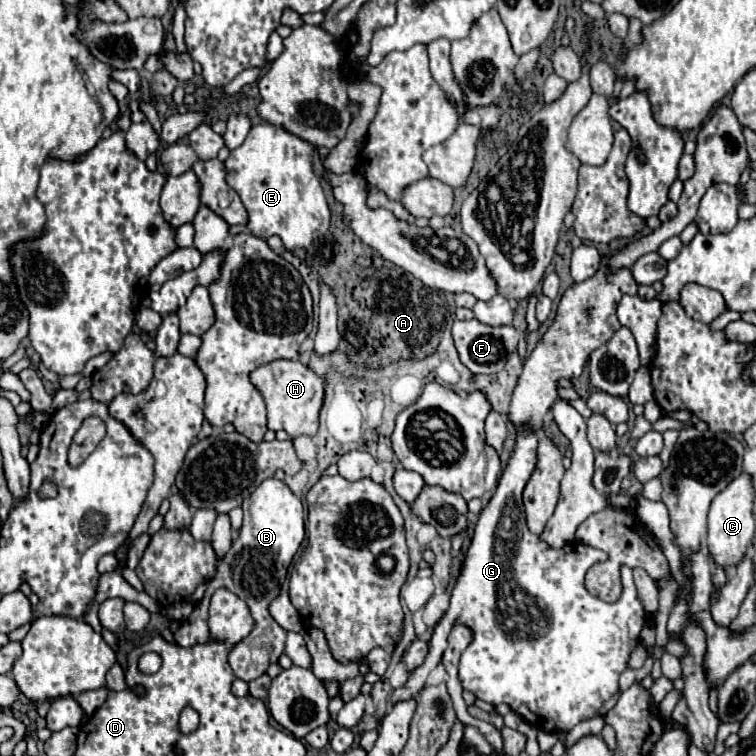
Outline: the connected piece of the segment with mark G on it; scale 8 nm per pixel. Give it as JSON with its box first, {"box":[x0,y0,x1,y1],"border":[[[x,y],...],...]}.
{"box":[391,423,647,733],"border":[[[529,423],[521,425],[509,463],[497,481],[491,501],[481,511],[481,517],[475,525],[471,545],[451,593],[451,605],[445,611],[443,619],[435,625],[429,641],[427,659],[423,661],[423,665],[409,673],[409,679],[401,687],[393,689],[391,705],[413,699],[423,689],[429,671],[433,671],[441,661],[447,635],[455,623],[467,625],[473,635],[473,641],[461,655],[459,679],[463,683],[463,689],[473,691],[477,699],[493,705],[507,703],[535,729],[545,729],[551,733],[567,731],[579,721],[597,715],[597,709],[613,693],[617,693],[619,675],[627,669],[629,653],[639,643],[639,631],[647,623],[647,615],[641,601],[637,599],[633,573],[629,567],[621,567],[621,579],[627,581],[627,587],[623,589],[619,601],[603,603],[587,591],[585,573],[595,563],[607,559],[605,551],[587,547],[583,543],[553,549],[541,539],[541,535],[533,535],[529,531],[523,511],[523,487],[527,485],[527,479],[531,479],[531,471],[535,471],[537,445],[539,431],[531,431]]]}

